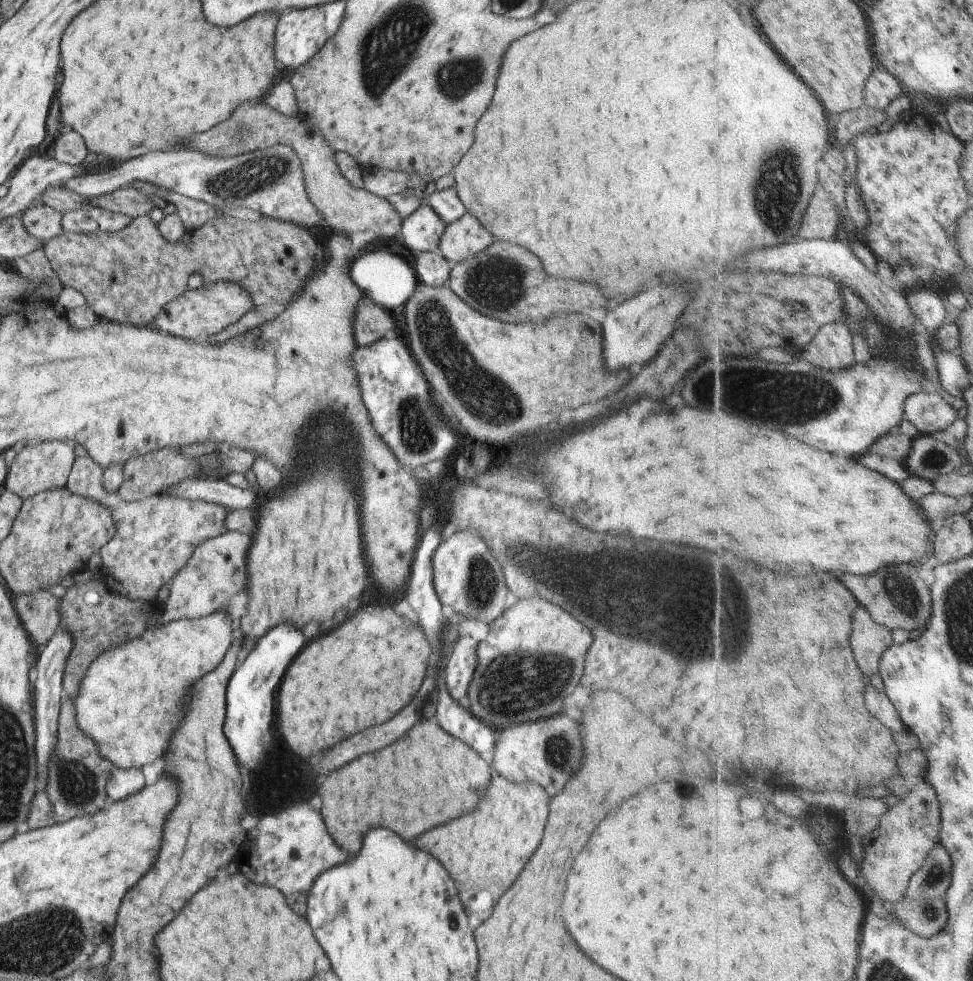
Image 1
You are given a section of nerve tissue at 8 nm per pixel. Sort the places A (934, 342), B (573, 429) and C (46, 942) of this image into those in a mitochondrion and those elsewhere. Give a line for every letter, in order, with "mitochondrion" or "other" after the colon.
A: other
B: other
C: mitochondrion

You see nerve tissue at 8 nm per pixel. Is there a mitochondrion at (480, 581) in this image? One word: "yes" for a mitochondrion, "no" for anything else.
yes

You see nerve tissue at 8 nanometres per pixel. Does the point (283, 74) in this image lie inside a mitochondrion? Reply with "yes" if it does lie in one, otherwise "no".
no

